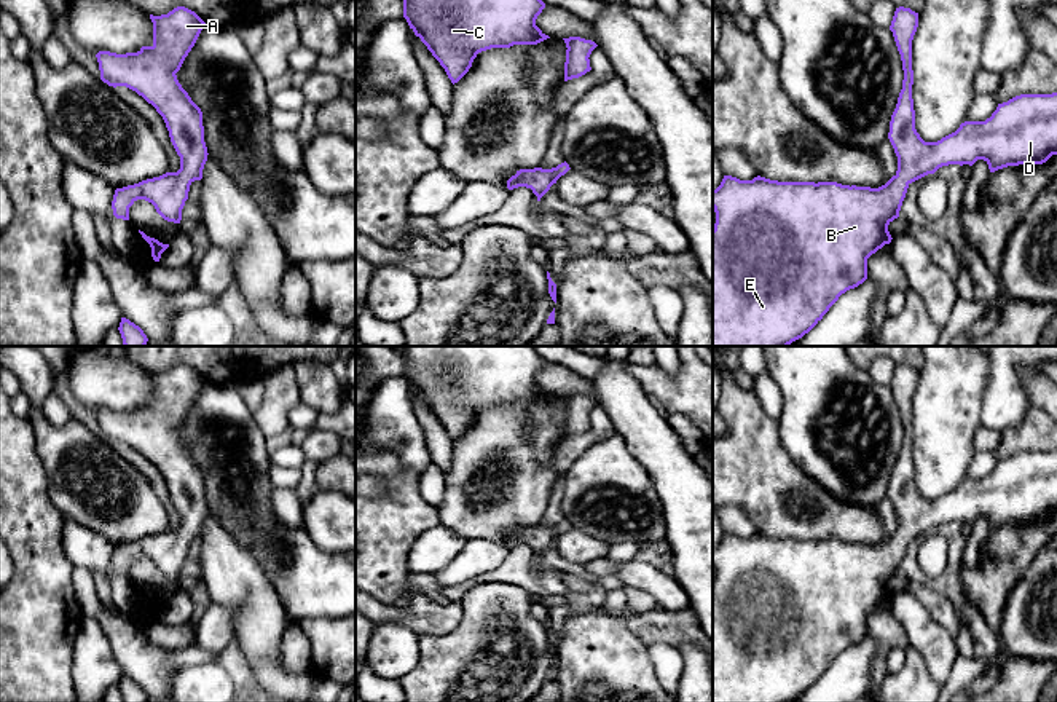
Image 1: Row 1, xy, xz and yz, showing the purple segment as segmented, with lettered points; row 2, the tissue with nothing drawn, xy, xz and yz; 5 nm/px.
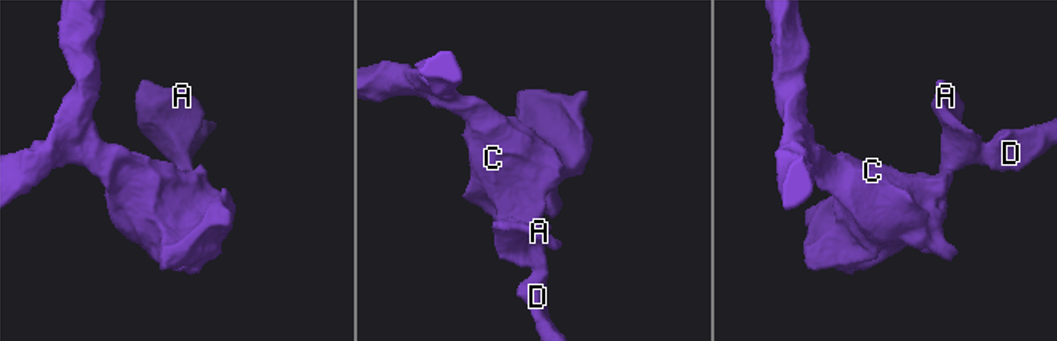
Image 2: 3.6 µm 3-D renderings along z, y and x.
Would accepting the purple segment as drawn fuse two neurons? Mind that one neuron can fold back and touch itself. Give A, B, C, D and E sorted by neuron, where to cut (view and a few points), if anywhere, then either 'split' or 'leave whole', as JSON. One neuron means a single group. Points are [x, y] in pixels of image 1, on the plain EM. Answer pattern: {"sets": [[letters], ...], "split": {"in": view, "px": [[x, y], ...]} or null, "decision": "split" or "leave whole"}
{"sets": [["A", "B", "C", "D", "E"]], "split": null, "decision": "leave whole"}

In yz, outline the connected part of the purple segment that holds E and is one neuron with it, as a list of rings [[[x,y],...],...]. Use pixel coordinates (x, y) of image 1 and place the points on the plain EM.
[[[899,364],[890,388],[902,418],[904,437],[891,472],[888,496],[898,514],[896,531],[882,544],[856,544],[837,539],[778,539],[765,534],[740,538],[724,533],[713,547],[716,581],[713,586],[713,702],[791,702],[808,691],[842,651],[867,637],[867,616],[891,600],[888,582],[899,574],[902,558],[912,539],[934,531],[949,522],[969,522],[984,517],[990,530],[1008,523],[1043,522],[1057,512],[1057,450],[1020,452],[998,461],[985,479],[965,479],[937,499],[925,499],[915,487],[912,456],[912,397],[918,385],[918,370]]]

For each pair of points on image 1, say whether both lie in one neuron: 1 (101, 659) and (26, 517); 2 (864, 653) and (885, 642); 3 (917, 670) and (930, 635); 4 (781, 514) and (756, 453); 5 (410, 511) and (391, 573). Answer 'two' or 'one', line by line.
1: two
2: two
3: two
4: one
5: one

